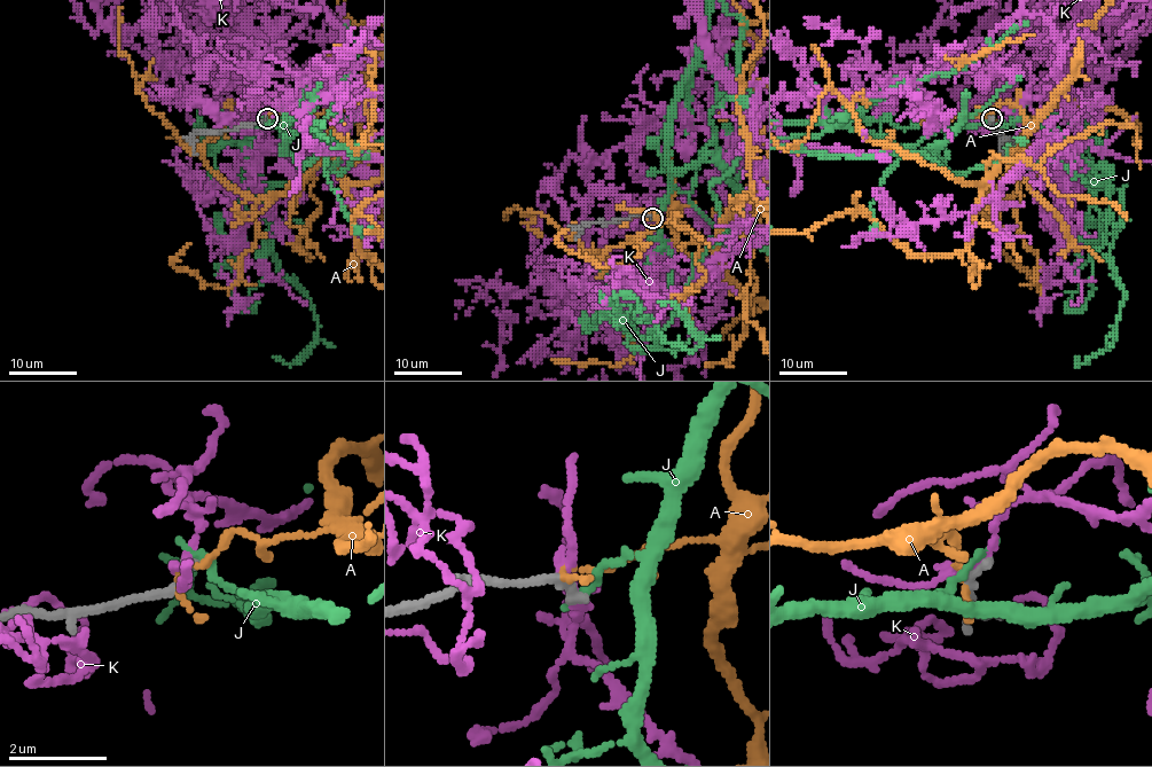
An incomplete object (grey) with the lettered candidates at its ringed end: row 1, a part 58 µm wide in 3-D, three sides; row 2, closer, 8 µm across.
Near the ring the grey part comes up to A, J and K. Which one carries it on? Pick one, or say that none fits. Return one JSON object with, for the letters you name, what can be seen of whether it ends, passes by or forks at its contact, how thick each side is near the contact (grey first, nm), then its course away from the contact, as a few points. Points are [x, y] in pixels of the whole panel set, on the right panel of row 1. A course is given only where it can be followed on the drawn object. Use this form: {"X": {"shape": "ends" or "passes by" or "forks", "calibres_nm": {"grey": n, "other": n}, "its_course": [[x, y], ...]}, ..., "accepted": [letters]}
{"accepted": []}

